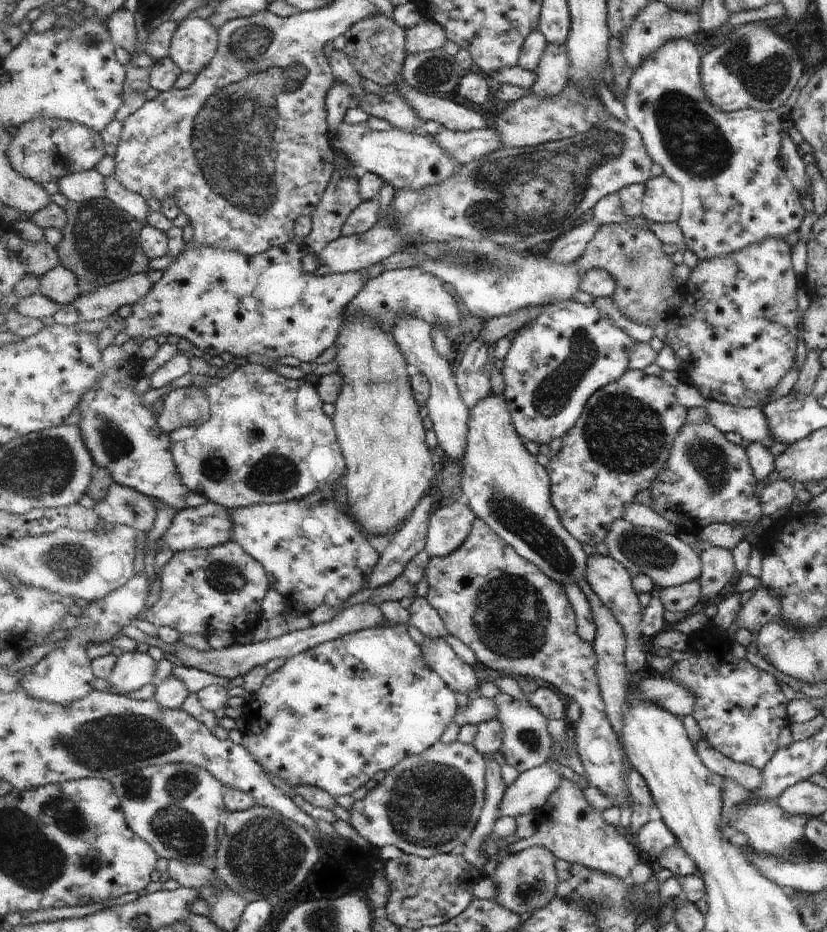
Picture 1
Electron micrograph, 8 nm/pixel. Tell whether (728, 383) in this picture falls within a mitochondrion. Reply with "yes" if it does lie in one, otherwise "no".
no

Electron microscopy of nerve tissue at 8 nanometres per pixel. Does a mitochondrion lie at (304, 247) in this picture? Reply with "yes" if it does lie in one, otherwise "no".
no

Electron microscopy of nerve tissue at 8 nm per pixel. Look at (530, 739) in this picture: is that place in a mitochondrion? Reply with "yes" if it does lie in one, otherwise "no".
yes

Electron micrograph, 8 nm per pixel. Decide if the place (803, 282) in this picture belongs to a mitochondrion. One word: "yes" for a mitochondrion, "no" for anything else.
no

